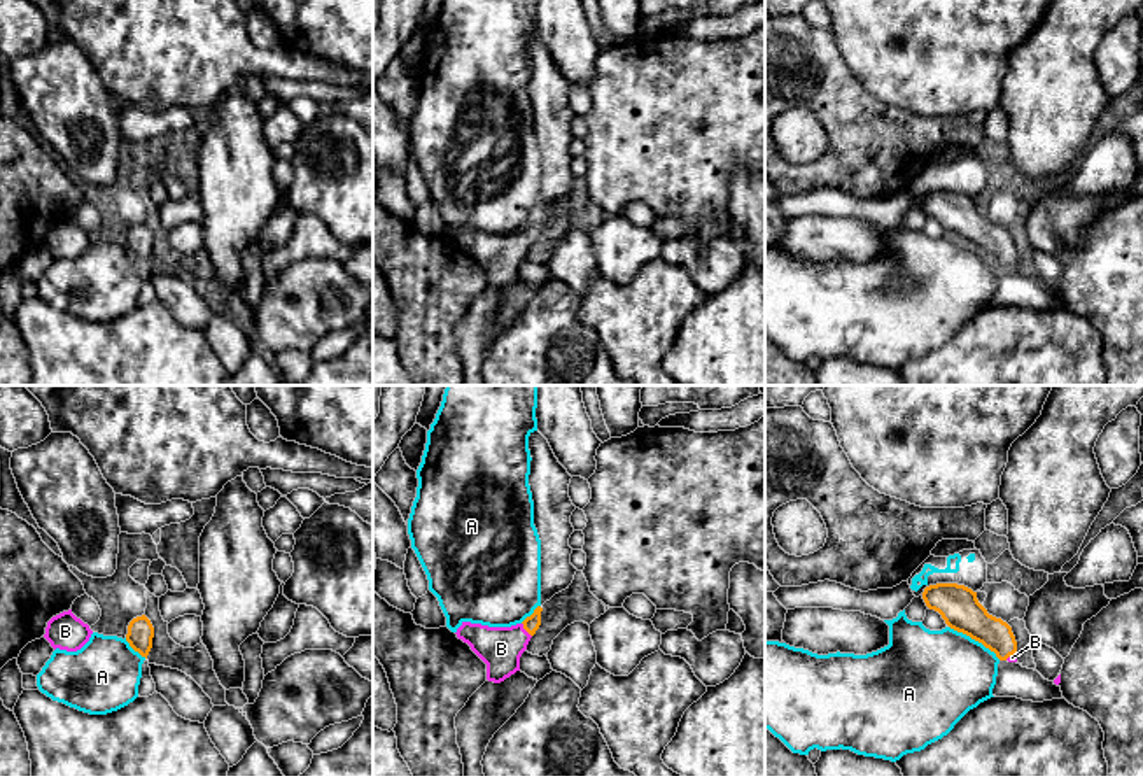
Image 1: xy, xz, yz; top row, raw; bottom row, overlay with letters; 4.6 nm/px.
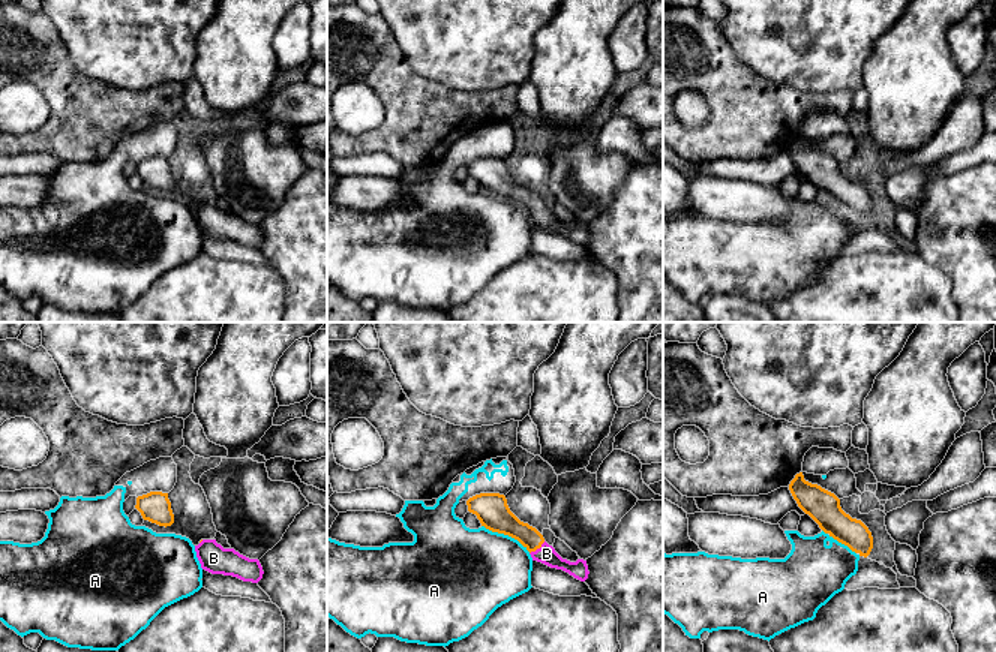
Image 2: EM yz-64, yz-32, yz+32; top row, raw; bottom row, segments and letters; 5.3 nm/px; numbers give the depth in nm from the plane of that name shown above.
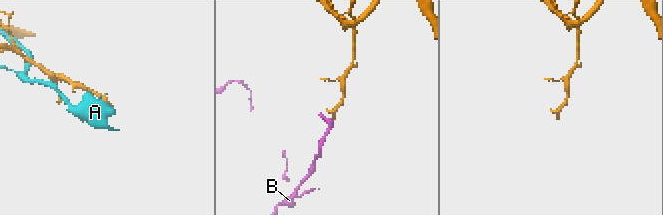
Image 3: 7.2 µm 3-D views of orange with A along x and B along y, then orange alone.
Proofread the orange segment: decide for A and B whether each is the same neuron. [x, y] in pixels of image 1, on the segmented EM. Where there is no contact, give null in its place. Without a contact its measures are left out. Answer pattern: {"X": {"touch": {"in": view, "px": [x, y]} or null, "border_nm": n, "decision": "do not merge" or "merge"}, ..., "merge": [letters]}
{"A": {"touch": {"in": "yz", "px": [975, 640]}, "border_nm": 280, "decision": "do not merge"}, "B": {"touch": {"in": "xz", "px": [524, 627]}, "border_nm": 80, "decision": "merge"}, "merge": ["B"]}

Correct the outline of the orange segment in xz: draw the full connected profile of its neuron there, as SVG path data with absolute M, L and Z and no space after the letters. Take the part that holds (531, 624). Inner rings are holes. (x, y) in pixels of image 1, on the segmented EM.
M537 606L530 617L511 627L462 622L455 634L487 664L487 680L501 683L520 671L520 657L541 625L541 611Z

